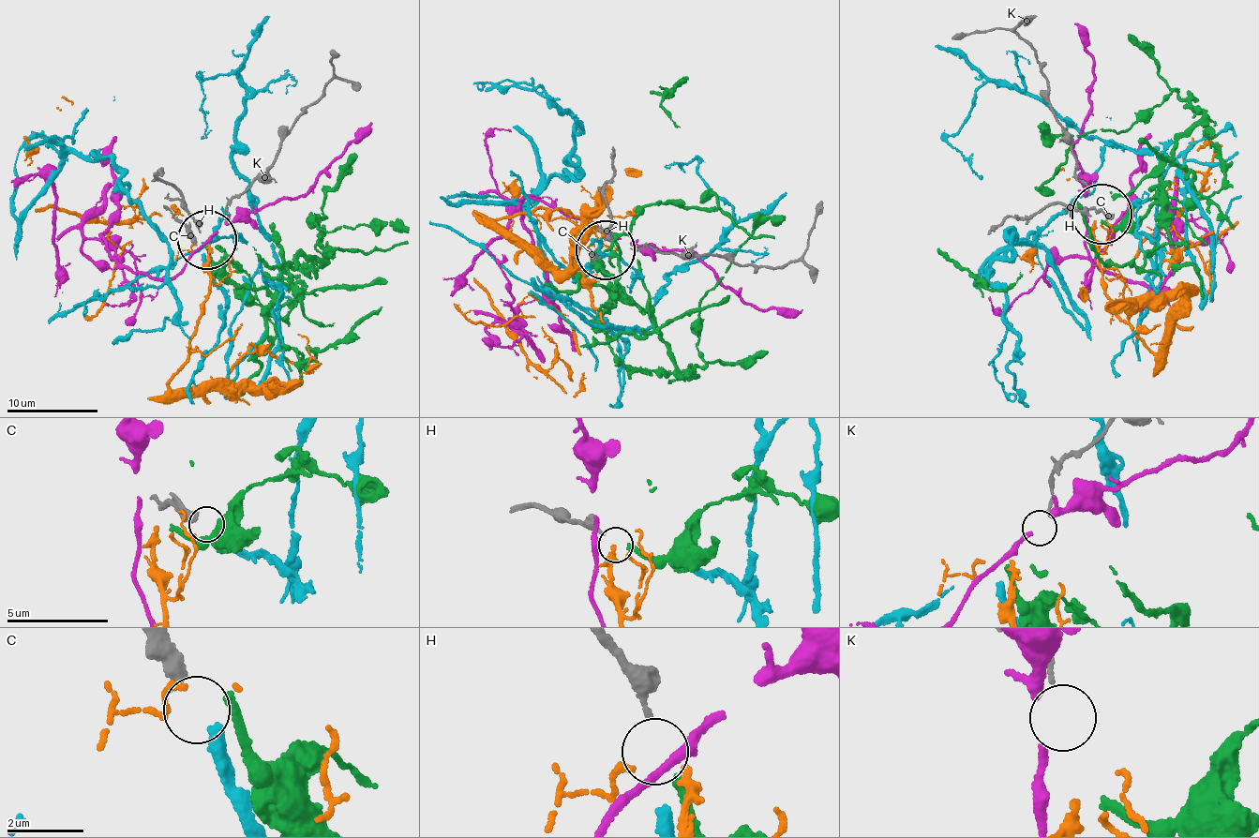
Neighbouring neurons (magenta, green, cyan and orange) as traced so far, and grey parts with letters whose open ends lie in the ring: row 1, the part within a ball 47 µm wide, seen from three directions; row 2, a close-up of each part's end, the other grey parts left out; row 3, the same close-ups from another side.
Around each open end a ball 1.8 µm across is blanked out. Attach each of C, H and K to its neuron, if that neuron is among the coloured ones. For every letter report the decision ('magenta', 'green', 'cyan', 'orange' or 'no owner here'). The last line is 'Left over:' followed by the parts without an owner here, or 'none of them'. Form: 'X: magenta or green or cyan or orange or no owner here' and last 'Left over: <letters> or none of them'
C: cyan
H: green
K: no owner here
Left over: K

